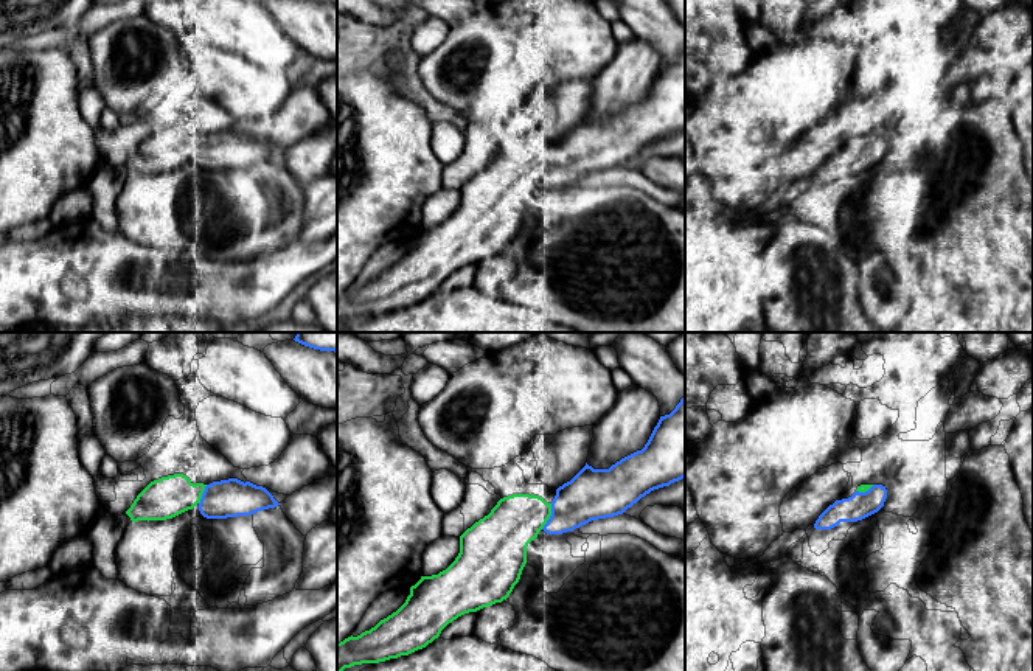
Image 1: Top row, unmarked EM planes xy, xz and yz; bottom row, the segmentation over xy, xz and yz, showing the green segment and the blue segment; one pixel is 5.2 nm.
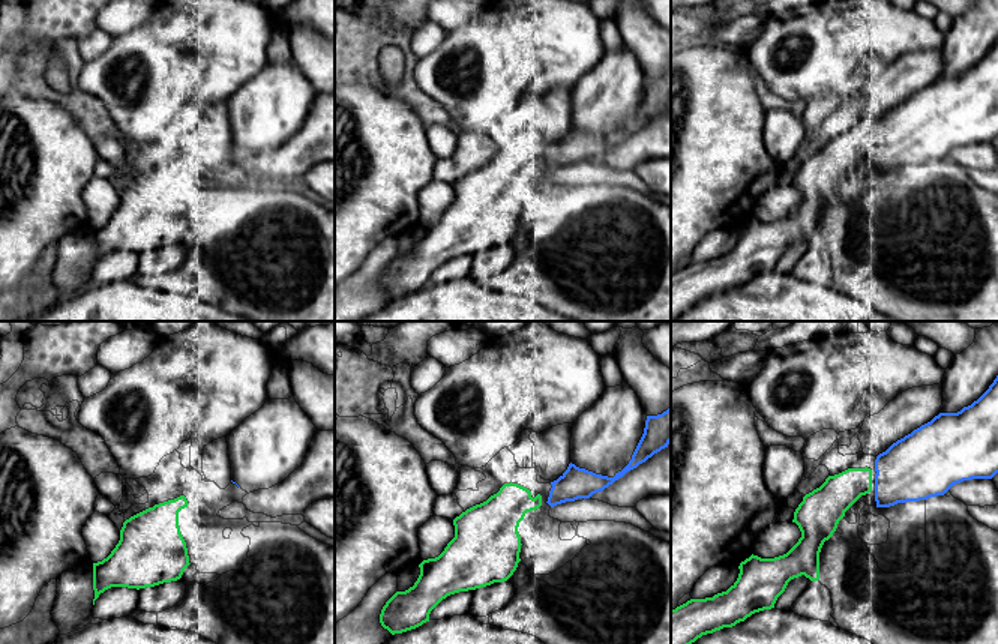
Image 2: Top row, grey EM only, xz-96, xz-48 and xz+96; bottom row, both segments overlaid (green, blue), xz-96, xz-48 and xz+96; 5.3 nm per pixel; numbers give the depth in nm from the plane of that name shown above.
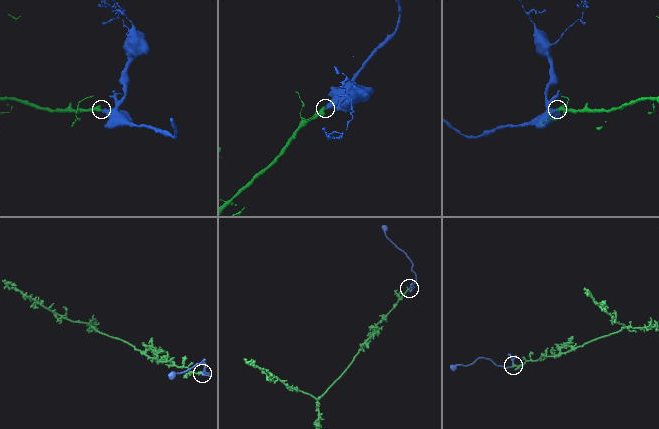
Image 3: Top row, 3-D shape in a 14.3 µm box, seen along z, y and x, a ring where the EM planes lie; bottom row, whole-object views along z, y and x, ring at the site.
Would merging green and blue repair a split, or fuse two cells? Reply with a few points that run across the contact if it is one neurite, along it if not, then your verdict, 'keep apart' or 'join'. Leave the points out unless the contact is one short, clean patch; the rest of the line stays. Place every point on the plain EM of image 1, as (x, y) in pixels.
join

